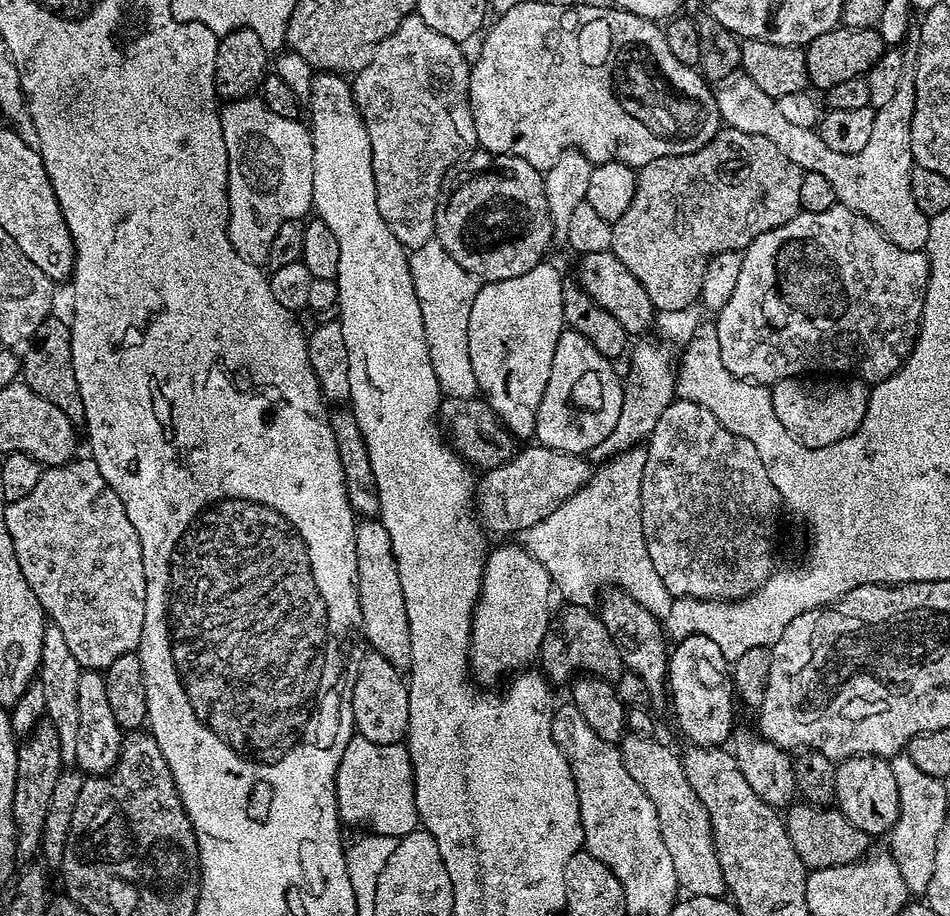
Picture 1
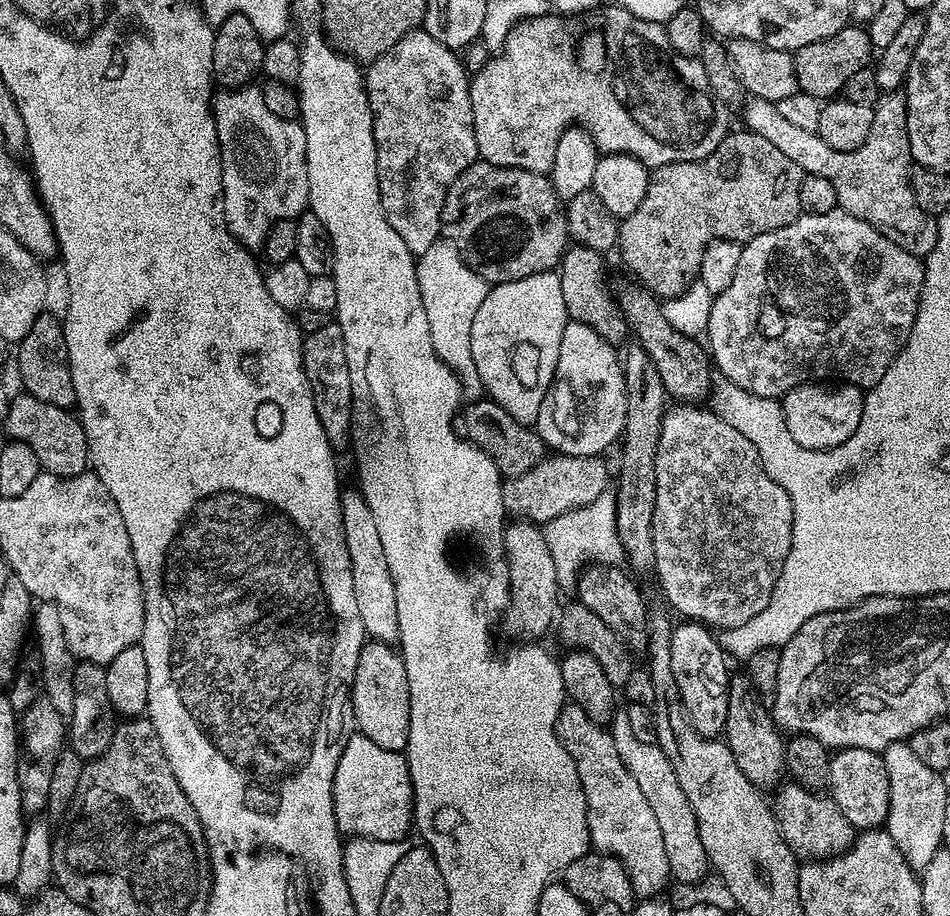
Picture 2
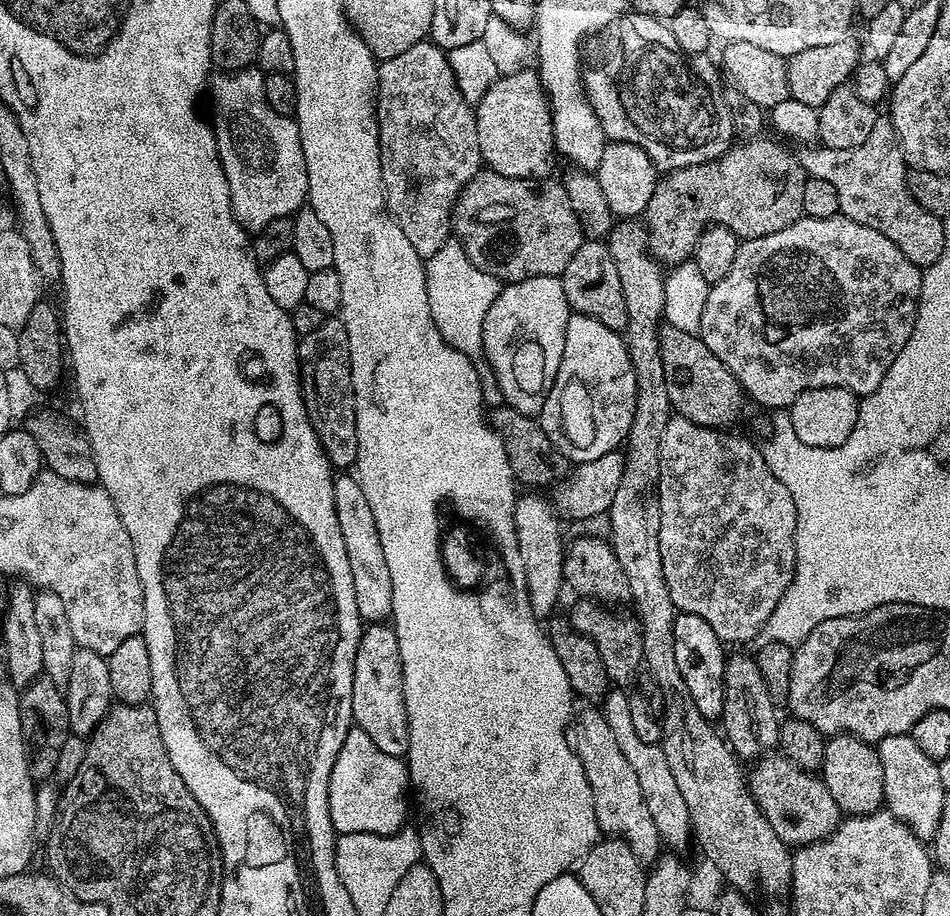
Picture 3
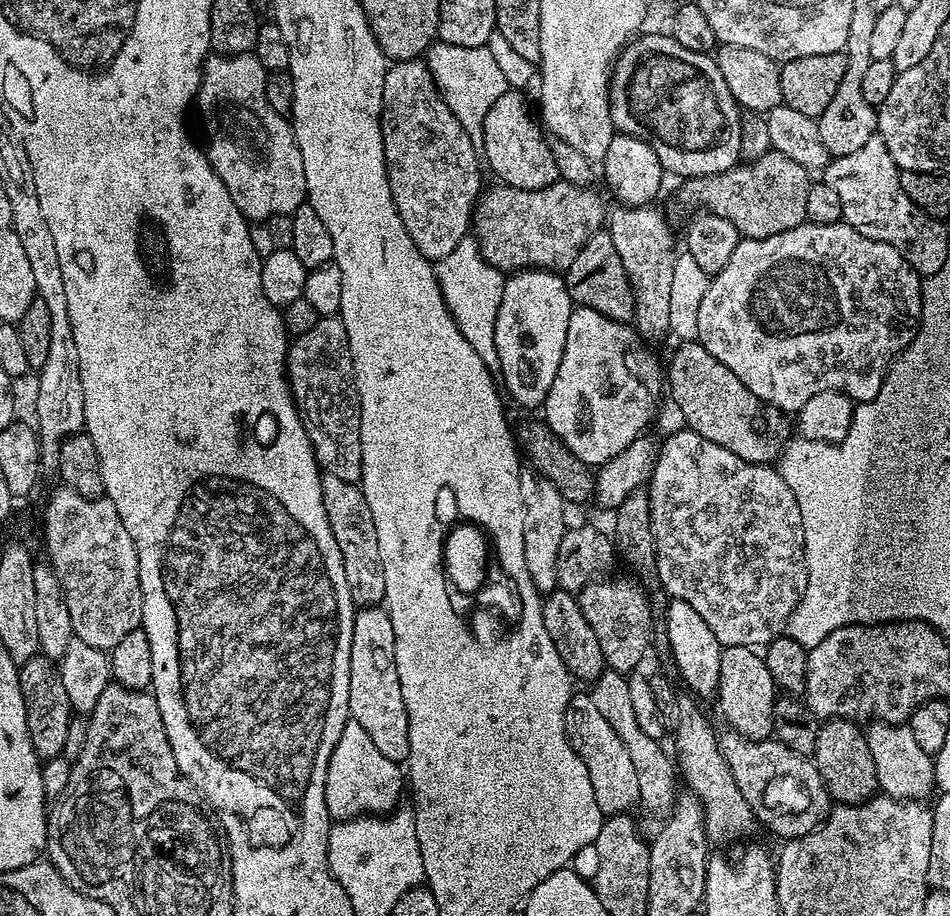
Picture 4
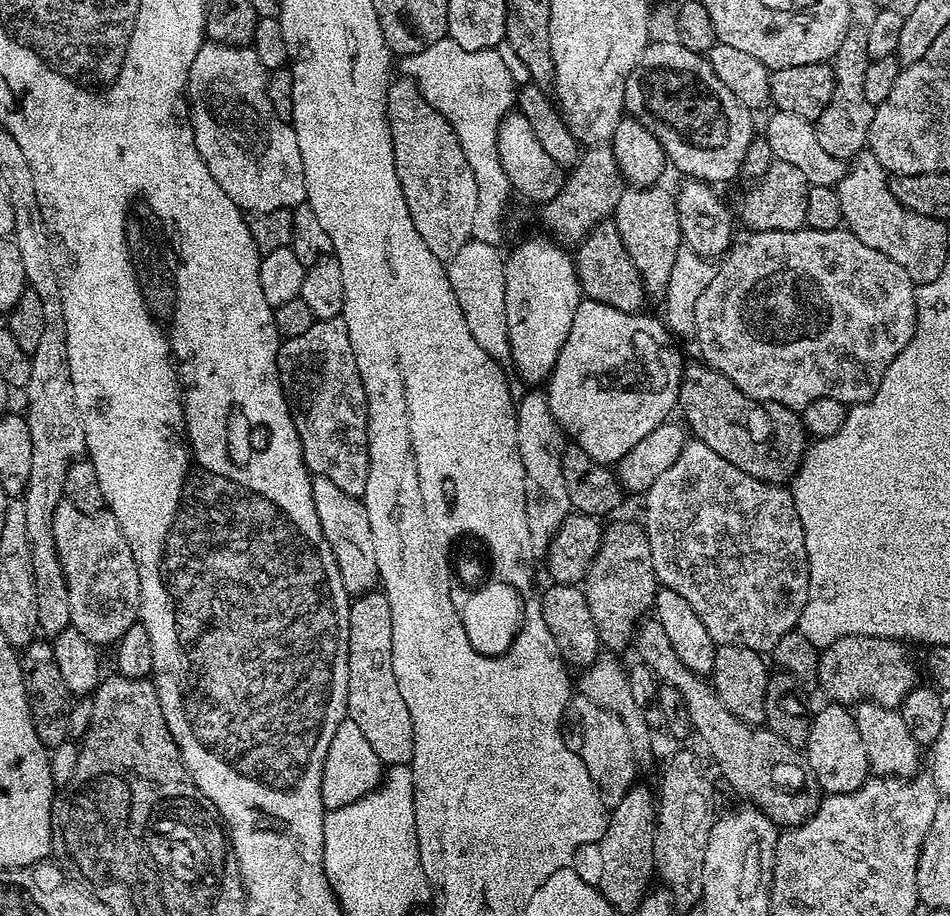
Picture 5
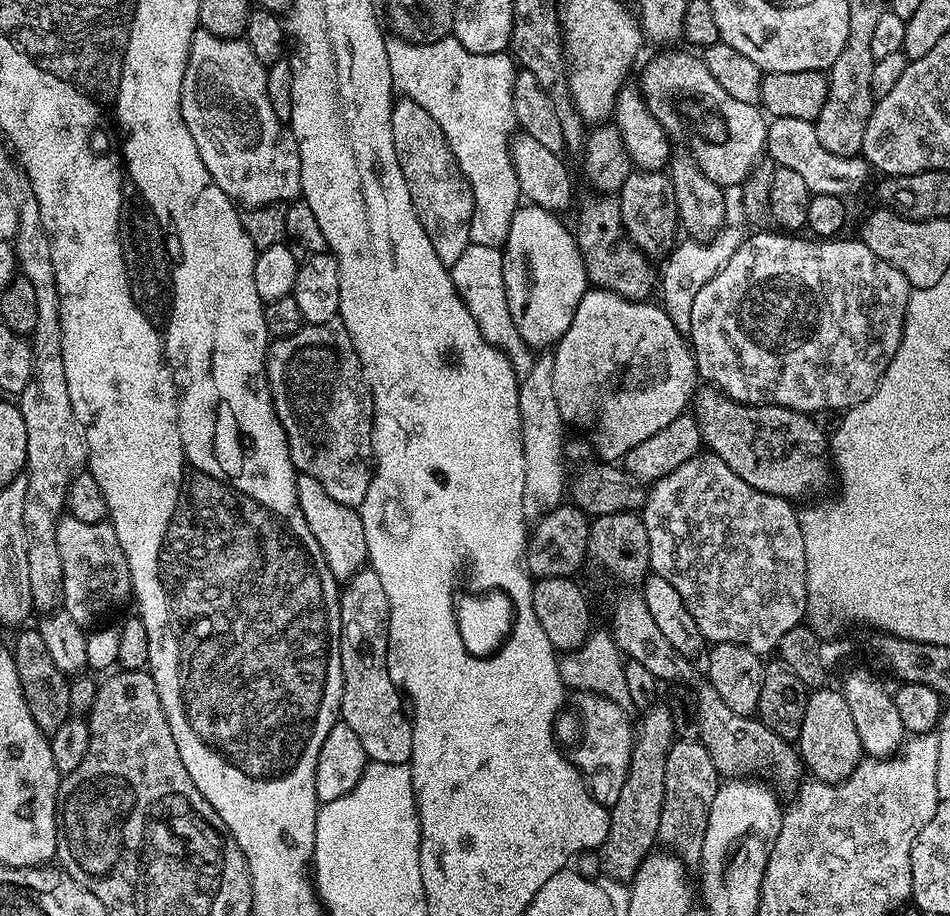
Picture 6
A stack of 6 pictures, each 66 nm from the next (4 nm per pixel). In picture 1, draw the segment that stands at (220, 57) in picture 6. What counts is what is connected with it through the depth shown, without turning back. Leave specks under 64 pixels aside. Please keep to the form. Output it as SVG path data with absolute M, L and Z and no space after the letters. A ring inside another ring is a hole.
M255 95L245 100L229 100L223 107L219 114L228 155L228 237L242 259L263 265L270 254L270 242L274 234L278 234L282 222L304 220L313 211L312 133L307 123L274 114L274 110L267 108L263 99Z

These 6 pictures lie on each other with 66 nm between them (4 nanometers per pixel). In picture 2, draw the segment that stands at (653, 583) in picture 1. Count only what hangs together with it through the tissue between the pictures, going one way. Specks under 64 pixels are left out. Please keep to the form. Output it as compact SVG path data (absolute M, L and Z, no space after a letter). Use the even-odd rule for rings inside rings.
M605 492L594 502L548 521L542 531L554 561L555 578L563 589L571 589L580 571L591 563L618 566L625 561L624 547L617 528L616 499L611 493Z

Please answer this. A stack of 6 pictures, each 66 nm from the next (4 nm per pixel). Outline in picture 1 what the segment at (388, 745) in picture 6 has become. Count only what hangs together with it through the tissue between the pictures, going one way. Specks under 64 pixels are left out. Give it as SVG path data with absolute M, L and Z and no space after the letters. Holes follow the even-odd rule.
M369 651L360 664L352 691L352 713L355 731L370 742L399 744L407 737L410 718L408 686L401 669L386 662L382 654Z

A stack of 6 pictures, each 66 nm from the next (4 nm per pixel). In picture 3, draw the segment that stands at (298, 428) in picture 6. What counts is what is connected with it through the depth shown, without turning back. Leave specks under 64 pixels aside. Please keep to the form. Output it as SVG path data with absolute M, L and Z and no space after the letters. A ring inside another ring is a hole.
M328 318L322 326L318 326L318 330L314 330L314 334L306 334L299 341L298 351L300 354L300 391L304 394L304 405L308 411L310 422L314 426L314 434L318 434L320 444L324 448L324 452L328 455L328 462L336 470L348 470L355 465L356 451L358 450L358 438L356 437L356 407L354 406L354 390L352 389L352 371L350 370L350 338L346 338L346 326L339 318Z

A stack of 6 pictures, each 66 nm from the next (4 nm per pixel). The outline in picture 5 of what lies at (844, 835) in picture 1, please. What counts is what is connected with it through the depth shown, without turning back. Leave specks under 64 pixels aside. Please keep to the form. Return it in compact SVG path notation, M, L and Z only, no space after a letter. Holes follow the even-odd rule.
M645 618L640 621L634 637L635 648L637 654L640 655L637 656L639 663L650 669L660 684L674 686L679 694L682 694L682 700L689 710L689 722L695 735L698 734L704 739L704 744L708 747L708 752L712 755L717 770L724 775L725 782L744 799L741 801L759 808L781 829L793 828L795 824L800 824L815 814L816 808L821 802L822 793L810 770L808 759L797 745L787 744L766 726L748 724L734 714L730 714L730 710L726 710L726 702L722 702L722 698L718 698L711 683L694 670L689 670L682 662L682 658L678 658L678 653L674 651L670 638L666 638L666 630L662 630L662 626L654 618Z

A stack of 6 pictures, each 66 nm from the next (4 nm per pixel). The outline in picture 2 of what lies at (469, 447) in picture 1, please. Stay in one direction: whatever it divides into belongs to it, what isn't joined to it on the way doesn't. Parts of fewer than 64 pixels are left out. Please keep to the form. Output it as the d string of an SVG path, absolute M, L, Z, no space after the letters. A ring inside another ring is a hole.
M476 398L465 403L458 413L458 428L463 439L494 458L500 475L504 478L520 476L546 455L544 439L536 433L535 427L518 422L491 398Z

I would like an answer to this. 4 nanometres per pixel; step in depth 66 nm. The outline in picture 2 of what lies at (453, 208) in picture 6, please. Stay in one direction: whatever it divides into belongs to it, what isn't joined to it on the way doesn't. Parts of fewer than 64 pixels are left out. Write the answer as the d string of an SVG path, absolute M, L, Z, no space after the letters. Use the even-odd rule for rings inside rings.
M417 30L405 34L393 48L386 50L386 54L382 54L378 59L371 61L364 72L364 89L368 95L368 105L372 111L374 146L378 154L378 190L380 191L382 210L386 214L386 222L390 222L390 226L394 226L395 232L402 237L402 242L406 242L406 246L412 251L412 255L417 258L426 250L430 250L430 246L437 243L432 236L436 237L437 240L441 239L442 210L444 209L444 199L448 196L449 186L478 160L476 139L474 138L474 114L470 102L470 76L469 73L464 73L464 64L456 56L459 55L453 49L442 46L442 42L438 42L438 38L430 38L428 32Z

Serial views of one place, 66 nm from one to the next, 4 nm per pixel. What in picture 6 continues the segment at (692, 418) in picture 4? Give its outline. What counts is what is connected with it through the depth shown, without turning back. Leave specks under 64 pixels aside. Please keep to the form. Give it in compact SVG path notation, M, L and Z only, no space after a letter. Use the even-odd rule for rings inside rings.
M704 386L695 393L694 415L700 427L701 441L711 455L722 458L742 482L750 482L754 490L793 502L808 500L828 488L828 479L833 479L834 468L830 463L830 440L806 412L795 412L777 404L740 404L725 396L718 388Z

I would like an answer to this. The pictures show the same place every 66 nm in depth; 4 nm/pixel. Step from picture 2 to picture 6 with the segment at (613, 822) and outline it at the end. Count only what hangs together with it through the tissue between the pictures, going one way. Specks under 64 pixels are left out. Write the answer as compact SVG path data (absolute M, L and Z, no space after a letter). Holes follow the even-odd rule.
M575 692L570 702L582 718L582 740L574 755L574 763L583 774L589 792L599 804L610 808L622 792L622 785L629 772L634 728L629 715L614 702L593 692Z

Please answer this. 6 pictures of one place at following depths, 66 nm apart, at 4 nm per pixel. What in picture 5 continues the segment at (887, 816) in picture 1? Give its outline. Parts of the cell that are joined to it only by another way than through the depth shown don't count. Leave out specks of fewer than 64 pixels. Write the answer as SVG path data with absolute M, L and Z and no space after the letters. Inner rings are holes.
M835 702L825 705L825 708L815 709L810 726L810 738L806 738L802 751L808 759L808 765L821 793L829 796L850 794L870 778L866 746L862 743L862 734L858 734L858 722L853 709Z

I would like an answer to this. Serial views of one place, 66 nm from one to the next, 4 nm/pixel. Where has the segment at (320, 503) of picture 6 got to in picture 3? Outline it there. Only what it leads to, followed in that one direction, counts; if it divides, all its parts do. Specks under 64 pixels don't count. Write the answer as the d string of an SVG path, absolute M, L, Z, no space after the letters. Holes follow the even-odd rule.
M337 475L332 485L334 510L342 530L342 542L346 542L346 558L350 558L350 578L354 578L354 602L358 602L358 614L364 622L387 621L392 615L394 590L390 586L390 570L382 554L382 538L378 538L378 526L370 502L366 502L366 494L362 494L362 486L355 475Z

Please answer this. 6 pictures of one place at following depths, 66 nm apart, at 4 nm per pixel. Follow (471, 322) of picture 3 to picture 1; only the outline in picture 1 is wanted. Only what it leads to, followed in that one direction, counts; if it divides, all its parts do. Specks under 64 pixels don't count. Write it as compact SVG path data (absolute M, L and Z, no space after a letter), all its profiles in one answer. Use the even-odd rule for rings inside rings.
M433 238L426 246L418 246L408 253L410 278L414 278L414 294L418 298L418 306L422 306L422 322L426 330L426 346L430 350L430 362L434 366L434 374L438 378L438 386L444 396L454 398L470 398L477 395L478 389L474 378L474 366L470 366L470 346L468 345L468 327L470 326L470 306L474 306L474 298L482 286L474 274L462 270L454 258Z

